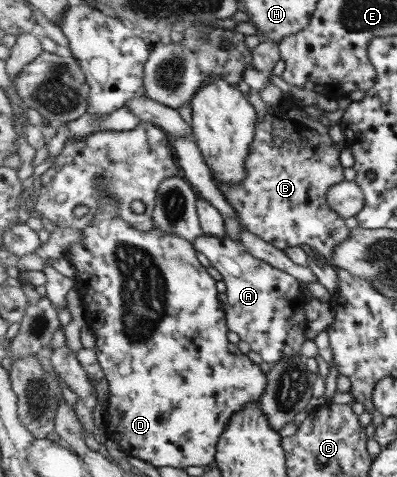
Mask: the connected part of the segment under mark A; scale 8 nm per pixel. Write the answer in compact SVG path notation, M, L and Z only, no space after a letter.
M204 233L194 241L194 247L210 261L226 283L225 310L229 329L246 341L268 365L300 355L309 323L306 317L308 297L300 288L300 280L258 259L243 243L230 237L214 237Z

